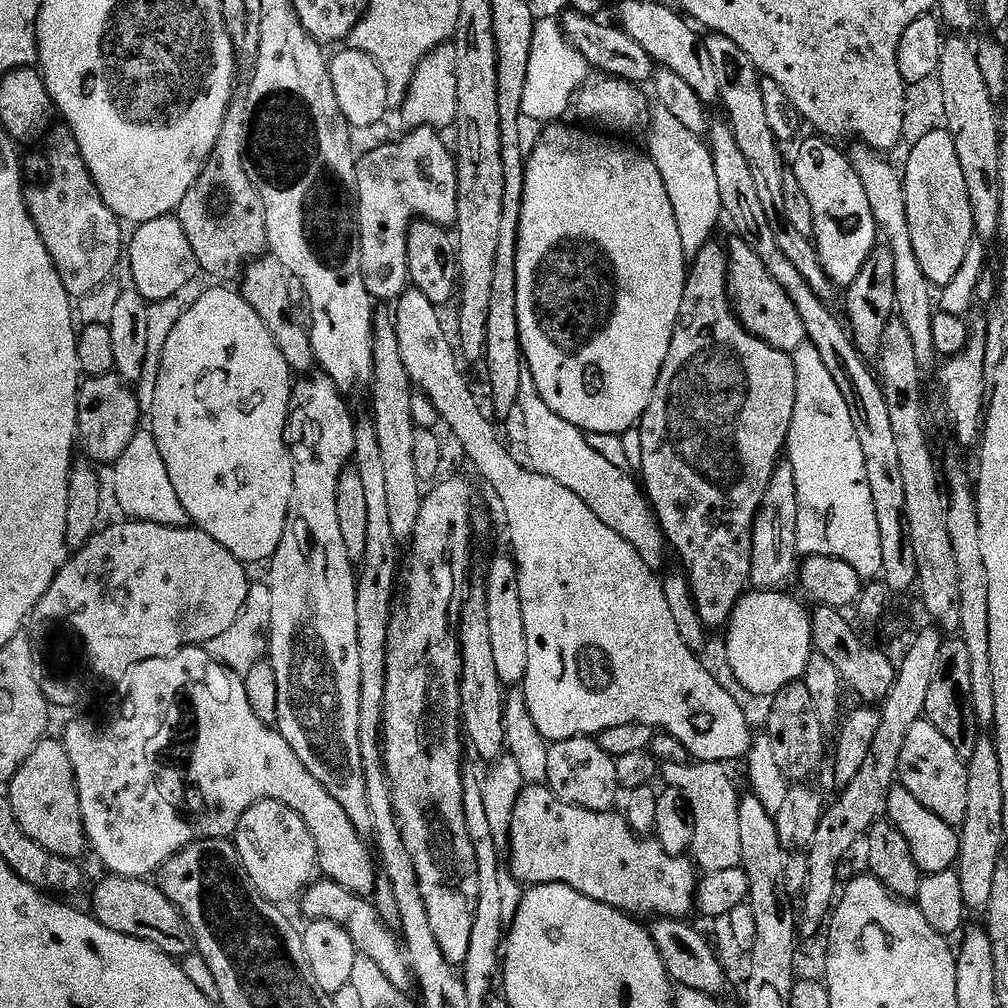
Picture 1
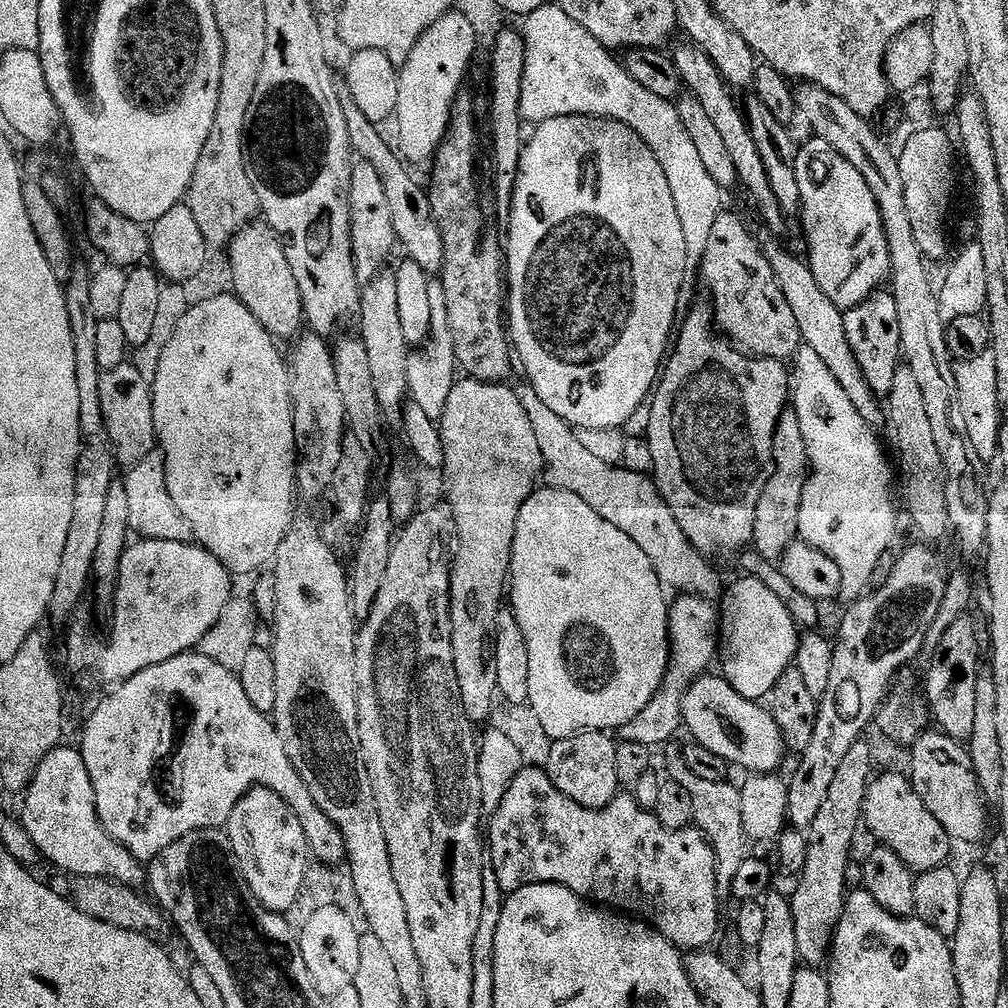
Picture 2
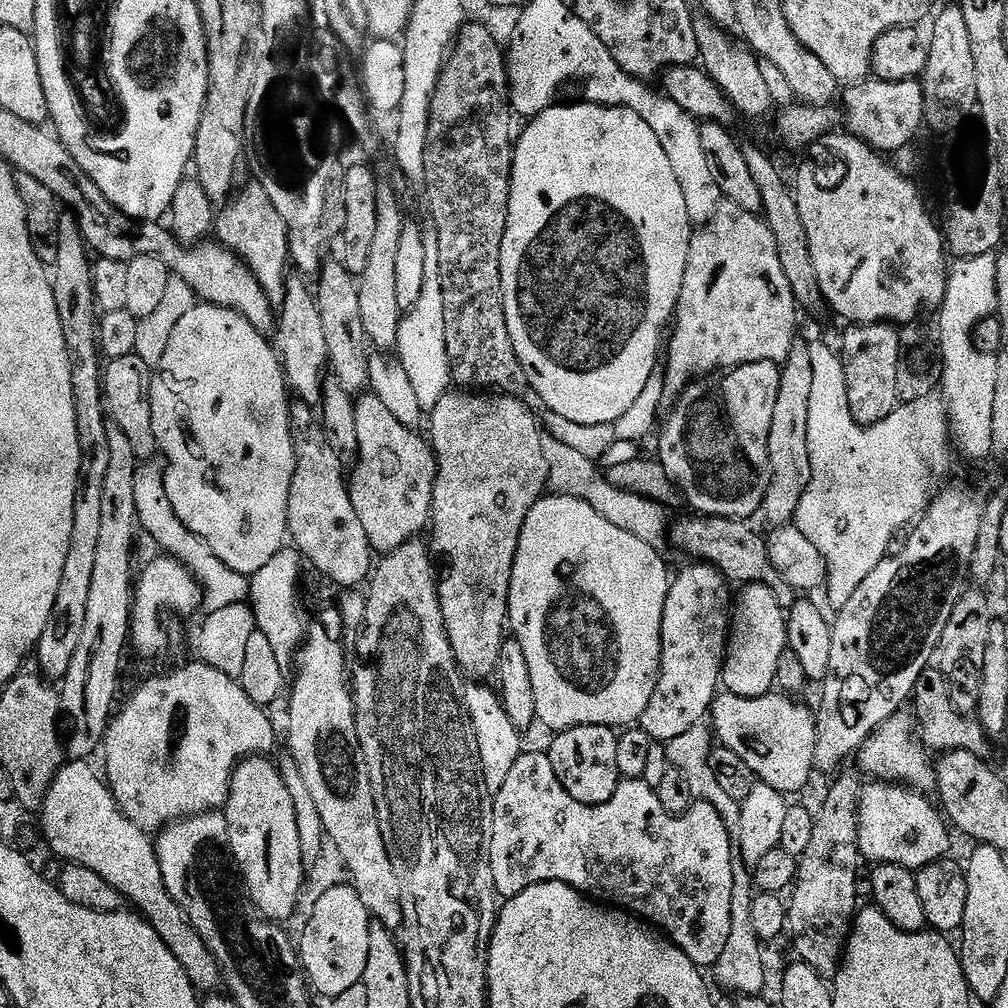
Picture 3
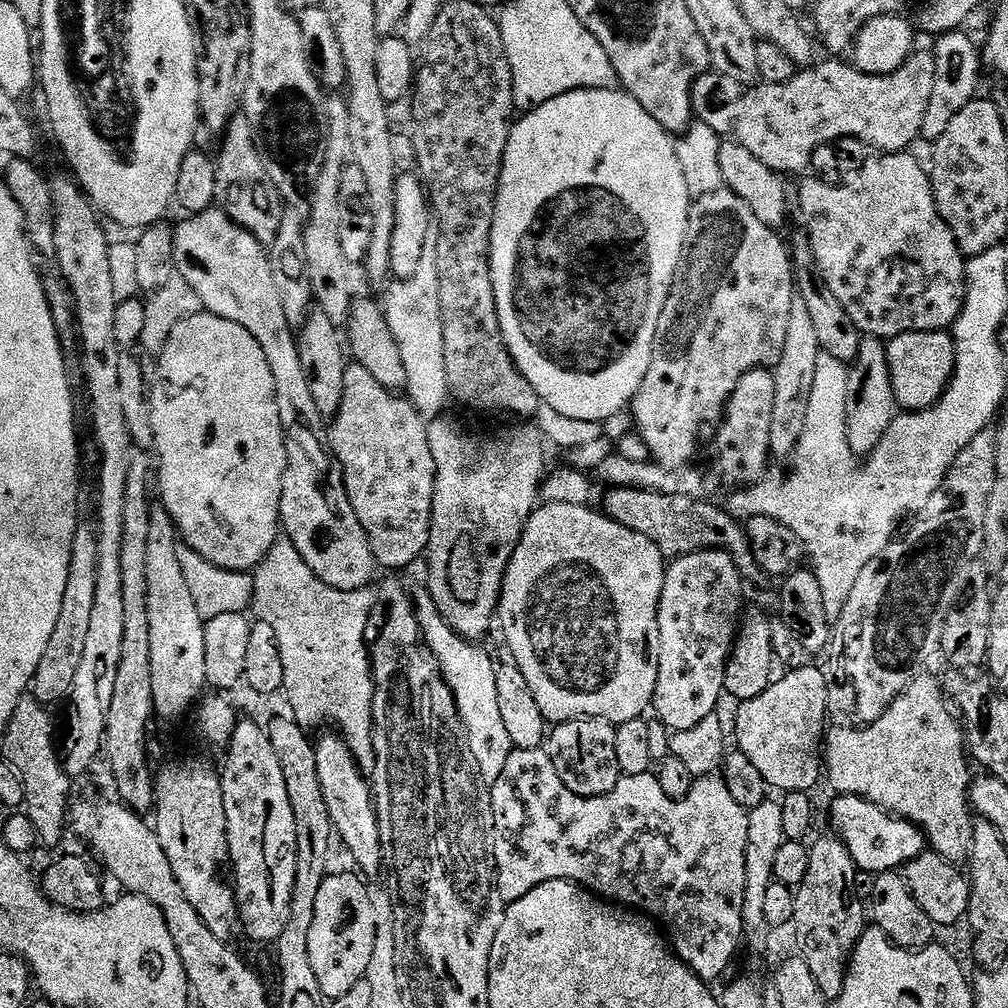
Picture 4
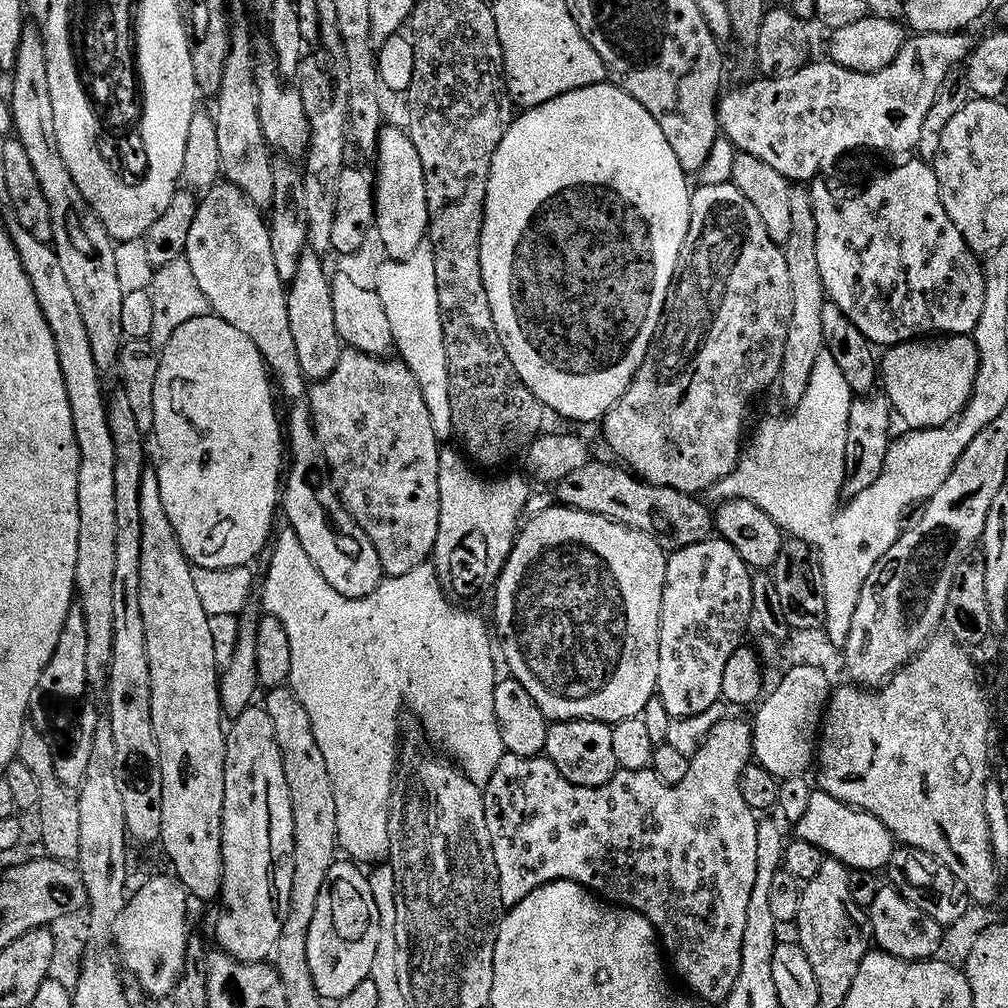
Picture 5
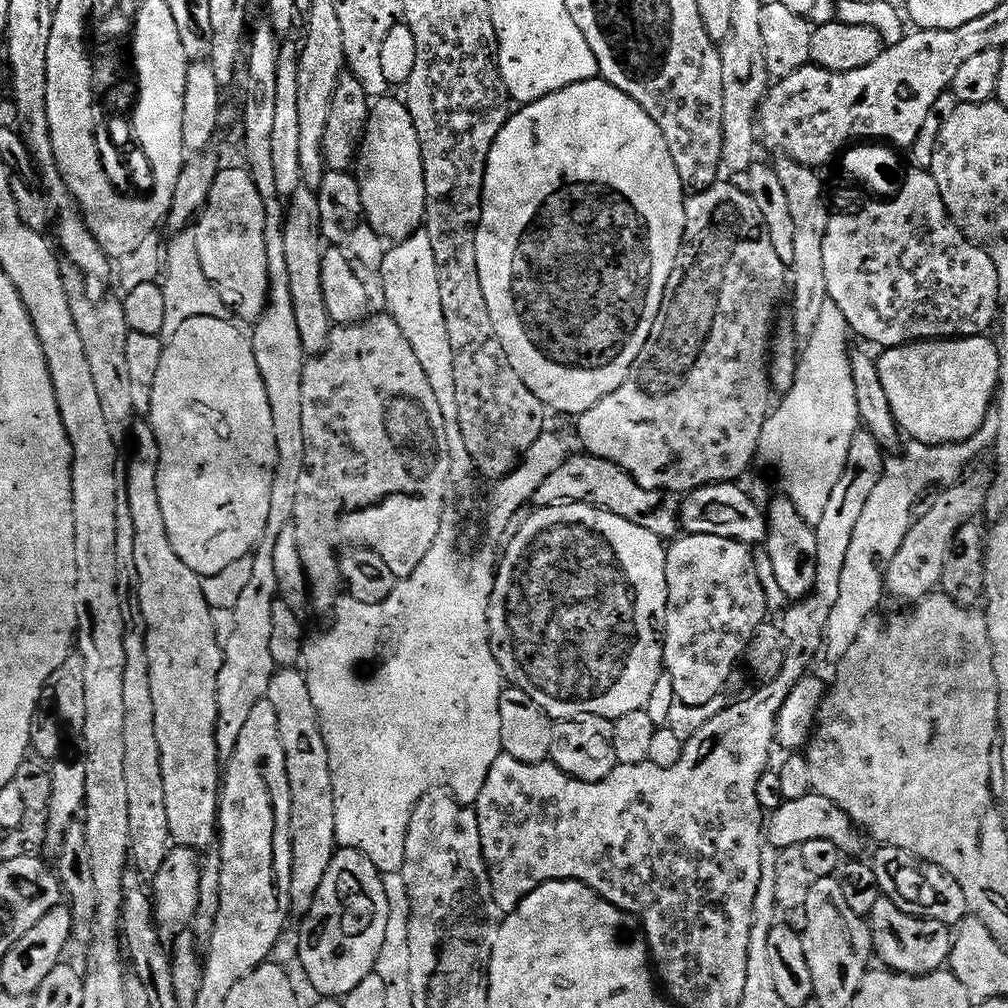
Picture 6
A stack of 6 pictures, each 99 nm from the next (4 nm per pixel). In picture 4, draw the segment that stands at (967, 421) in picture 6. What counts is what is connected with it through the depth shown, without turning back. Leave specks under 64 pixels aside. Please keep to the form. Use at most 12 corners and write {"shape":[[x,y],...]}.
{"shape":[[947,331],[887,341],[897,405],[934,407],[956,370]]}

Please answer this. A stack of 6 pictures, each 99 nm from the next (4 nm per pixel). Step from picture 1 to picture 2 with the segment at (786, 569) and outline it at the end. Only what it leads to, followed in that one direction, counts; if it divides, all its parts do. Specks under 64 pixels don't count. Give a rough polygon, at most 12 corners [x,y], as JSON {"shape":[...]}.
{"shape":[[795,410],[774,430],[751,547],[776,562],[800,535],[810,471]]}

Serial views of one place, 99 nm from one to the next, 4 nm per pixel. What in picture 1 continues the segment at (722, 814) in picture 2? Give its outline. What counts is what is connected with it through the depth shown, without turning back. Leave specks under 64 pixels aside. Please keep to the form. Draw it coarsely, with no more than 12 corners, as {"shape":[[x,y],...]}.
{"shape":[[723,763],[667,765],[704,874],[739,868],[742,796]]}

